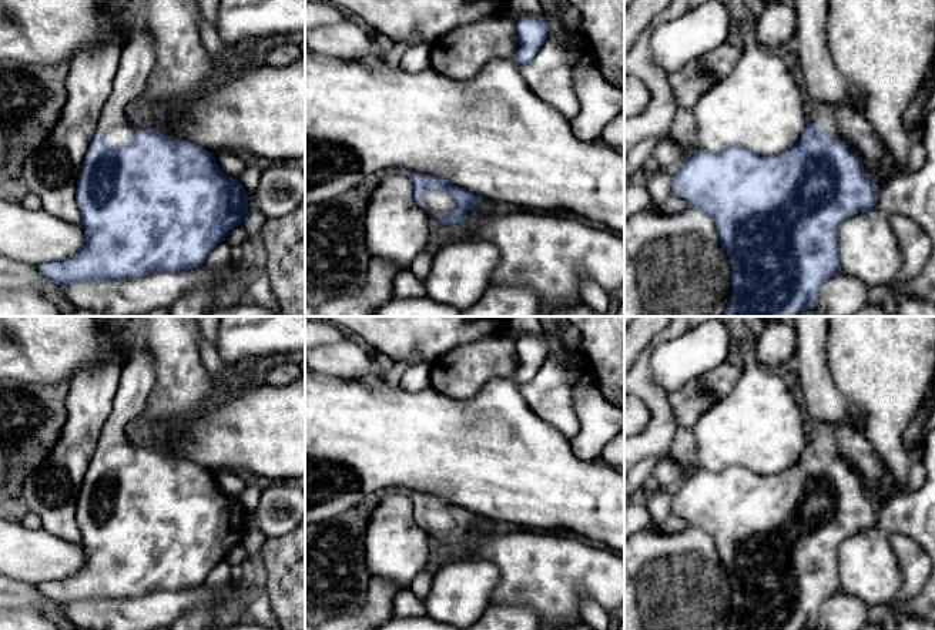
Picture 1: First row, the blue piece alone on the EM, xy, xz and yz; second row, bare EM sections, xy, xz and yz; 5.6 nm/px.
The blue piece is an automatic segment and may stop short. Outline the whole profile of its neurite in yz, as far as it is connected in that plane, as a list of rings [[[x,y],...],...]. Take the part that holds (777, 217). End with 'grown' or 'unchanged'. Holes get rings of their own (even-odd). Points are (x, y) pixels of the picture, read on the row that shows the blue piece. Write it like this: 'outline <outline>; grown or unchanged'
outline [[[812,103],[800,140],[777,155],[760,155],[733,145],[711,154],[700,148],[673,175],[671,195],[713,218],[731,265],[731,298],[723,316],[797,316],[814,306],[821,286],[841,271],[838,228],[862,211],[878,208],[878,191],[867,178],[858,155],[840,138],[834,107]]]; grown

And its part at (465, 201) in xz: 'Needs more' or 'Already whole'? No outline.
Needs more

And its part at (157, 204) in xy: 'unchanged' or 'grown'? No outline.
grown

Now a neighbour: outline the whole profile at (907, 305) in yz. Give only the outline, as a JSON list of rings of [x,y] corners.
[[[905,289],[898,294],[898,316],[935,316],[935,305],[909,295]]]

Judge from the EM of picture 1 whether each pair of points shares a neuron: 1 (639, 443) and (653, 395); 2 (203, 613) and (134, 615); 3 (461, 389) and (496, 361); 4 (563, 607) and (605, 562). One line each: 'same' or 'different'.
1: same
2: different
3: same
4: same

